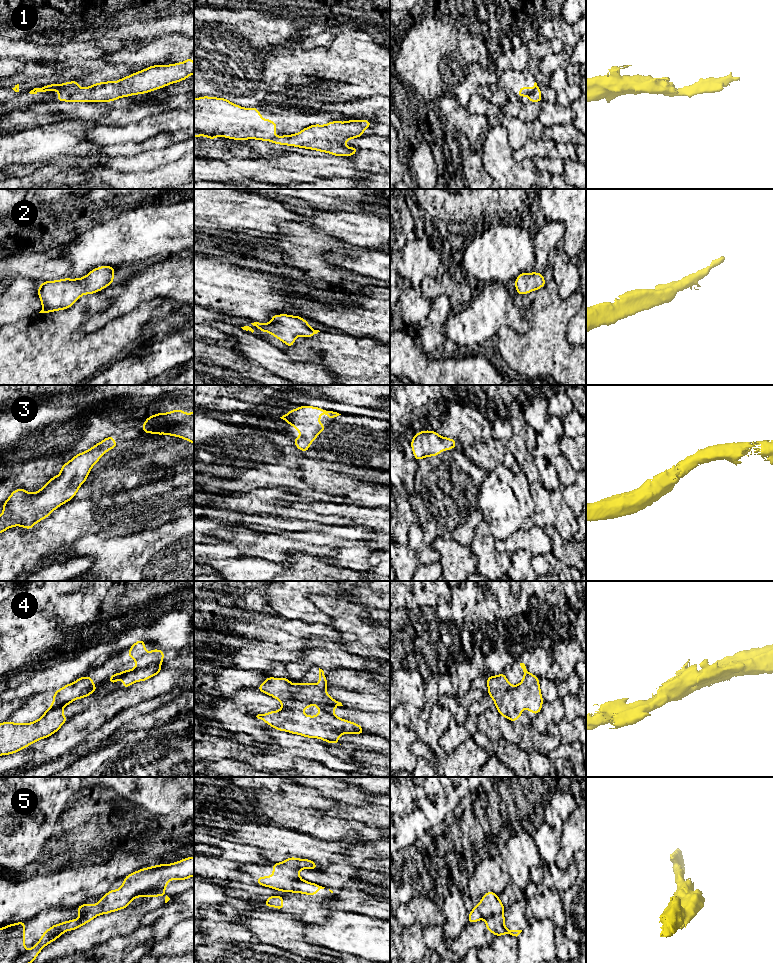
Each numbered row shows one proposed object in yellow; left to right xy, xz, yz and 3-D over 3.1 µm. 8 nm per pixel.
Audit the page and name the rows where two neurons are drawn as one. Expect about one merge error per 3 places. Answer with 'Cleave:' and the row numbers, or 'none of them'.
Cleave: 1, 4

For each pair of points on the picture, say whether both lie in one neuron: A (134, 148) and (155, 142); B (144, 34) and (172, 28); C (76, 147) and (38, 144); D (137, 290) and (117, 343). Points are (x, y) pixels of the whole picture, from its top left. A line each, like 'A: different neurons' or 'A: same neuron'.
A: same neuron
B: same neuron
C: same neuron
D: different neurons

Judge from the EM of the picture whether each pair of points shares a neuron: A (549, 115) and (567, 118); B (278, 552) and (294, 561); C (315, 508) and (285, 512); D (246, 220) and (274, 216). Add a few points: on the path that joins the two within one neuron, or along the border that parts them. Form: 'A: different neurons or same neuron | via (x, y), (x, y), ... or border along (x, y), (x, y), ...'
A: same neuron | via (553, 115), (563, 115)
B: different neurons | border along (311, 555), (294, 552), (286, 561)
C: same neuron | via (308, 510), (292, 512)
D: same neuron | via (253, 216), (267, 216)

